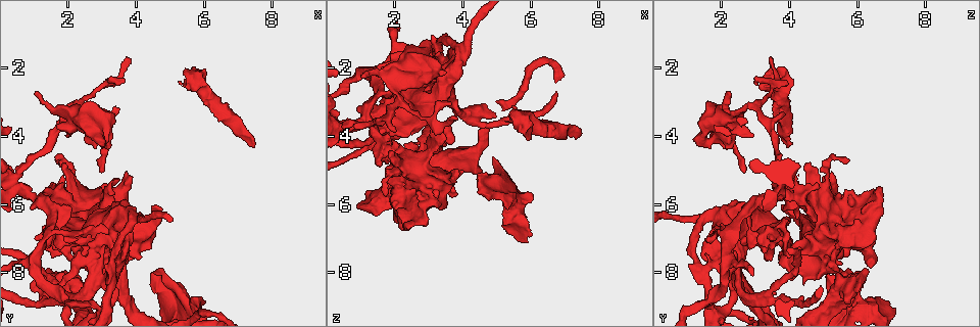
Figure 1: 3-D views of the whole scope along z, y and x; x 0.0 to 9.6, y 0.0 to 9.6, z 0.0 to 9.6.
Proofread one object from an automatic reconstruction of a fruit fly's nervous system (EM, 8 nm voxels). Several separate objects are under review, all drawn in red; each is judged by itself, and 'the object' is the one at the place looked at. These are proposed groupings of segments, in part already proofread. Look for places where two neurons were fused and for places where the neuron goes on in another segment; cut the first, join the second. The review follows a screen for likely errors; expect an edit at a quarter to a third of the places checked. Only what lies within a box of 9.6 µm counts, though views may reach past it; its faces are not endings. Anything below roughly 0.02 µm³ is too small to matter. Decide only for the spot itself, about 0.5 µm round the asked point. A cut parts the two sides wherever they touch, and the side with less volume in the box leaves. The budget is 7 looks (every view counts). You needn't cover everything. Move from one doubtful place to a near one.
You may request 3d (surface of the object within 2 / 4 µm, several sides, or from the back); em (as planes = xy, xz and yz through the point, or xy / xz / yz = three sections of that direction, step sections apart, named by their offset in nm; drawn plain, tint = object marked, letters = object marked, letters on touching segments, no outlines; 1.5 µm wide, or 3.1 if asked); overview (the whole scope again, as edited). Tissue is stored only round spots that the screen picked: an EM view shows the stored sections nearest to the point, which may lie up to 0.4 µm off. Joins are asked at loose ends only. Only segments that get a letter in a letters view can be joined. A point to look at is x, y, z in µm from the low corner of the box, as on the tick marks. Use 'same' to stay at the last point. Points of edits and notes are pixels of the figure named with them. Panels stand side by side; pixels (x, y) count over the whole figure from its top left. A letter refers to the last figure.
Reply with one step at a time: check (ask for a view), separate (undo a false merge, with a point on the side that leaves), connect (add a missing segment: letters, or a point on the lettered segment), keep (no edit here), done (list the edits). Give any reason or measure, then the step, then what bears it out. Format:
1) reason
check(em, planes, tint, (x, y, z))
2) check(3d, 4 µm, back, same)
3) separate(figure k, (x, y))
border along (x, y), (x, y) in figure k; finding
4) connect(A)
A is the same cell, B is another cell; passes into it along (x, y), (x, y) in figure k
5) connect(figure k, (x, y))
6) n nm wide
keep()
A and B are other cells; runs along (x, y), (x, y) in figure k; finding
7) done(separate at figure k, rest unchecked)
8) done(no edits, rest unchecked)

four arms meet
check(3d, 2 µm, (2.10, 3.15, 3.00))

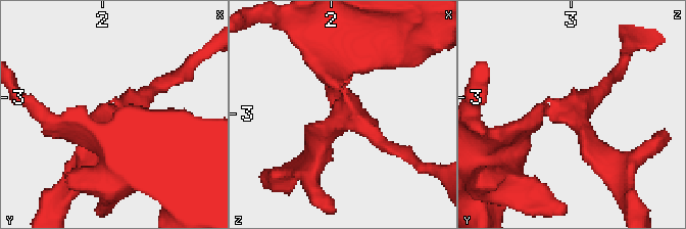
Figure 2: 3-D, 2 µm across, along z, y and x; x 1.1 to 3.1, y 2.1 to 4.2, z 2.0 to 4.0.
4 arms; shape alone is not enough
check(em, planes, letters, (2.14, 3.14, 2.94))

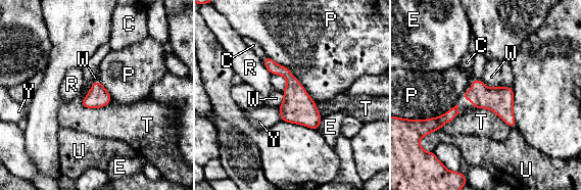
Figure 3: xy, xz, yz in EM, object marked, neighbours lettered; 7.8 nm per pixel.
170 nm wide
keep()
C, E, P, R, T, U, W and Y are other cells; runs along (265, 60), (291, 80), (316, 127) in figure 3; all the same neuron

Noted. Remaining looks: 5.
an open end
check(em, planes, tint, (7.45, 4.30, 4.05))

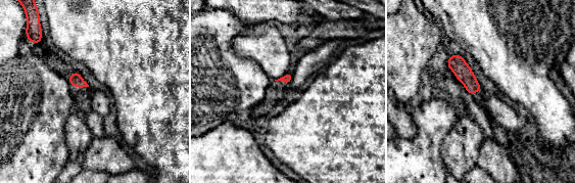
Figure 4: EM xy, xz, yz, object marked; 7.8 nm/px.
check(em, planes, letters, same)

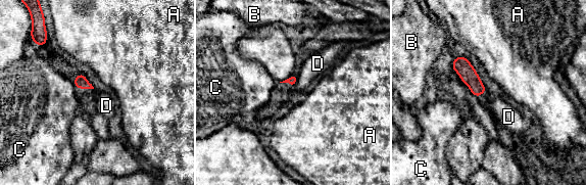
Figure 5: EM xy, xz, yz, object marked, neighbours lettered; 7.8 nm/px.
keep()
A, B, C and D are other cells; none of them fits

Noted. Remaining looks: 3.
stops while still wide
check(em, xy, step 8, letters, (5.20, 8.30, 5.90))

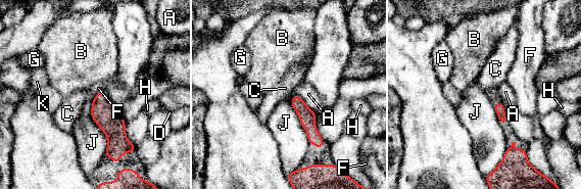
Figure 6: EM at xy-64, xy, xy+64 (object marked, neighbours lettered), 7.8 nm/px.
keep()
A, B, C, D, F, G, H, J and K are other cells; runs along (295, 97), (320, 144) in figure 6; none of them fits

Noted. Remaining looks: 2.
done(no edits, rest unchecked)

